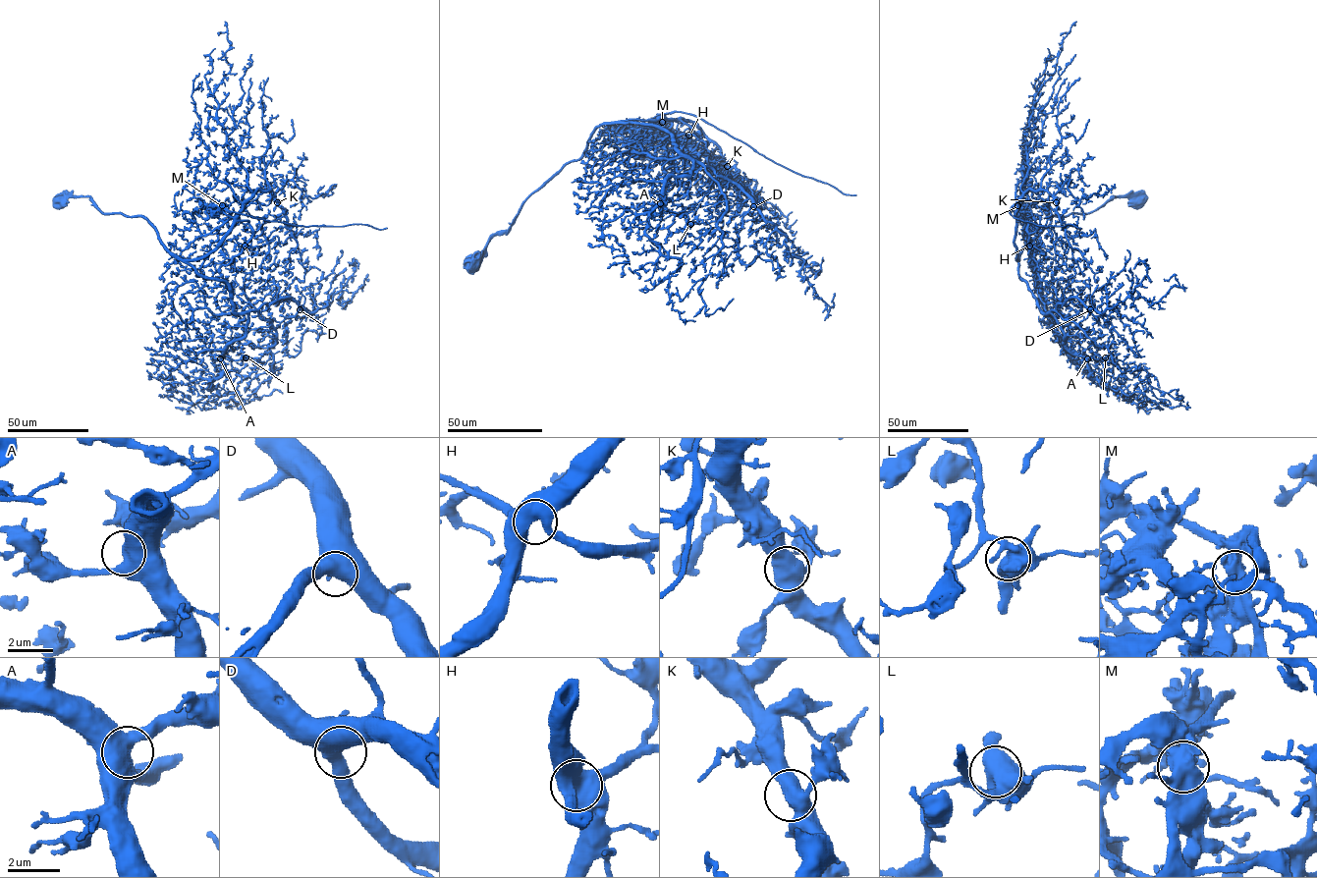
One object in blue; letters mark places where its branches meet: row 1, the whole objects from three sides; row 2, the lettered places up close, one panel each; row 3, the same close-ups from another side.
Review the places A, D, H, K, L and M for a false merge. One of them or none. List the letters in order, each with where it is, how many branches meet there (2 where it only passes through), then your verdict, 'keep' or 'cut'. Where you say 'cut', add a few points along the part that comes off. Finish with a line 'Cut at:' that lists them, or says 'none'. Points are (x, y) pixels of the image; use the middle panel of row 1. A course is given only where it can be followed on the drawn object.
A: at (660, 203); 3 branches meet; keep
D: at (753, 206); 3 branches meet; keep
H: at (688, 135); 3 branches meet; keep
K: at (727, 166); 3 branches meet; keep
L: at (690, 224); 3 branches meet; keep
M: at (662, 122); 3 branches meet; cut; foreign part runs (662, 122), (664, 114), (672, 111), (697, 116), (776, 163), (827, 183), (843, 192), (855, 195)
Cut at: M

